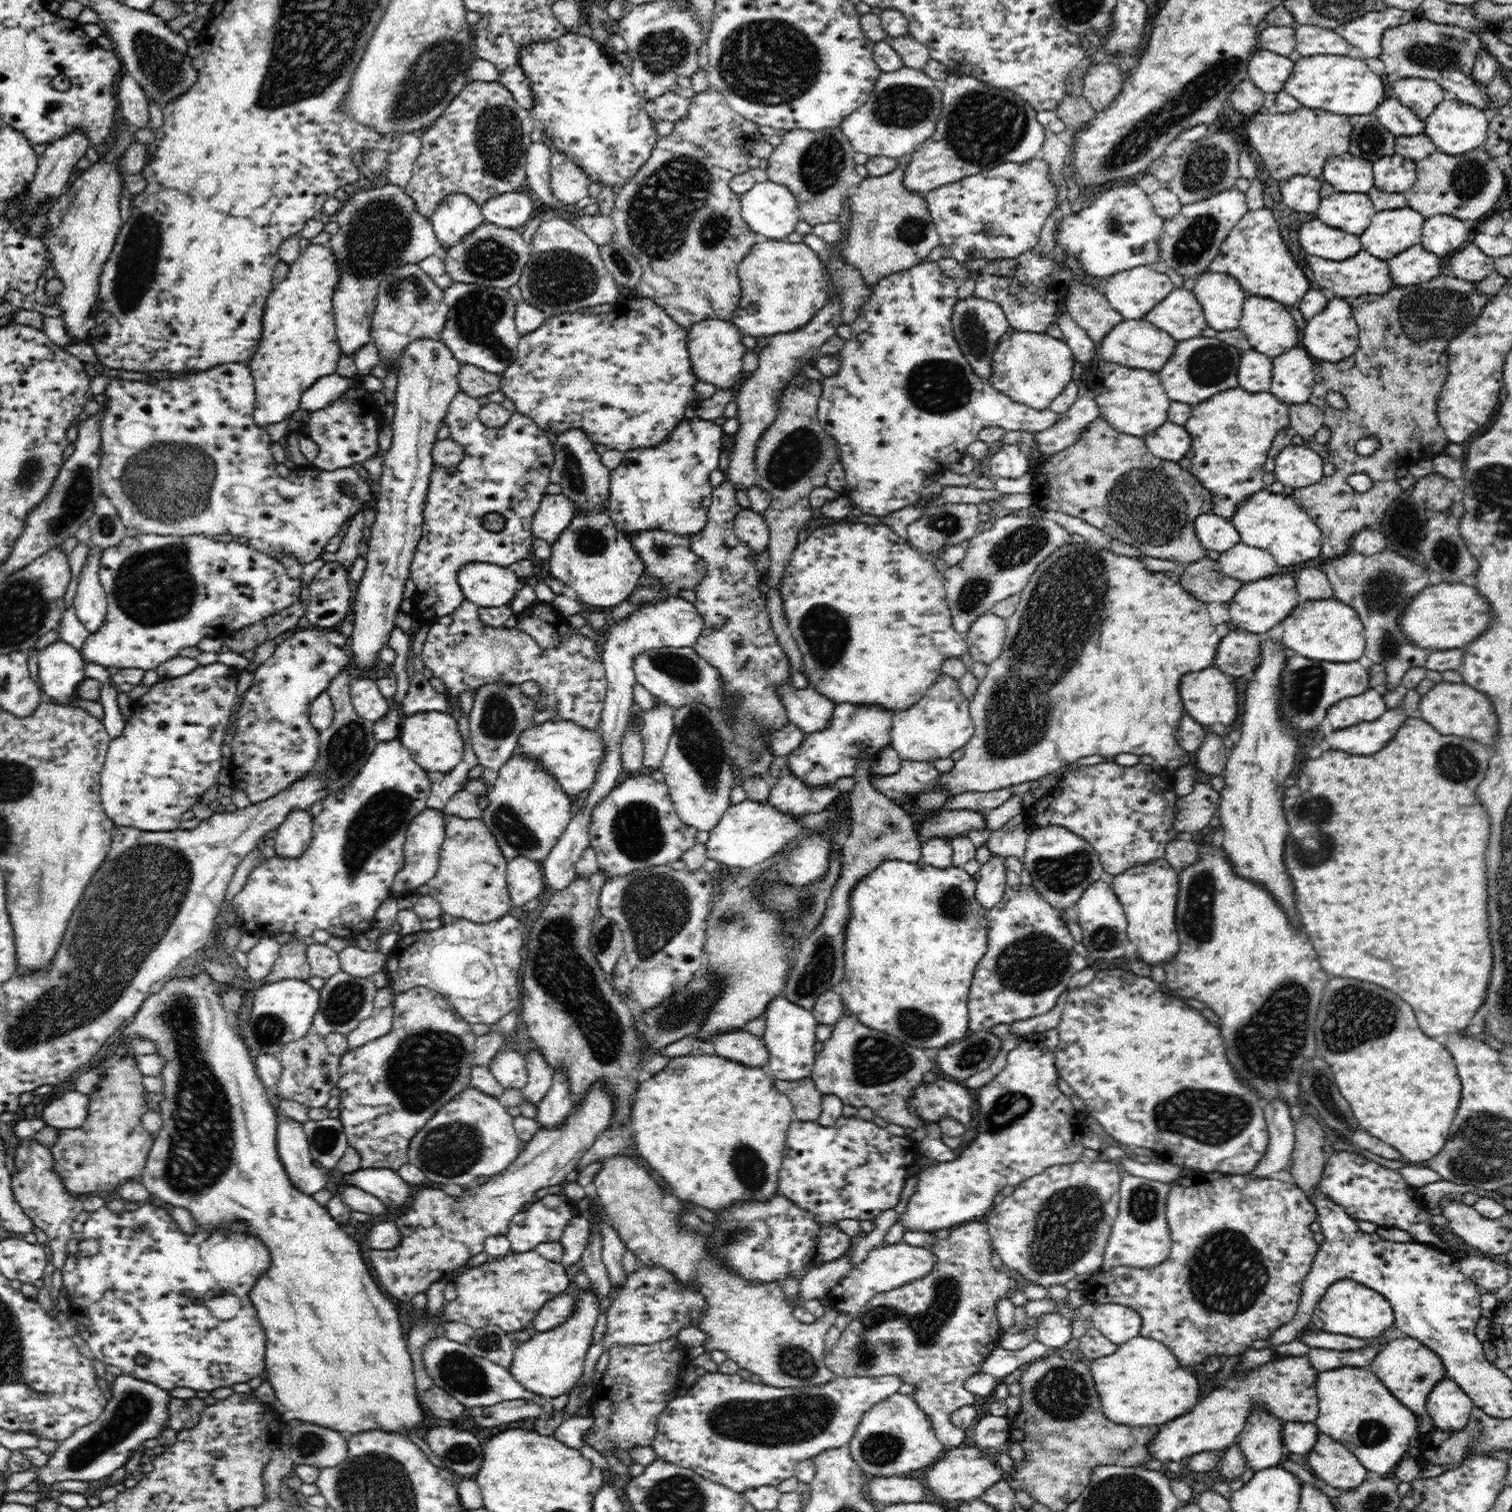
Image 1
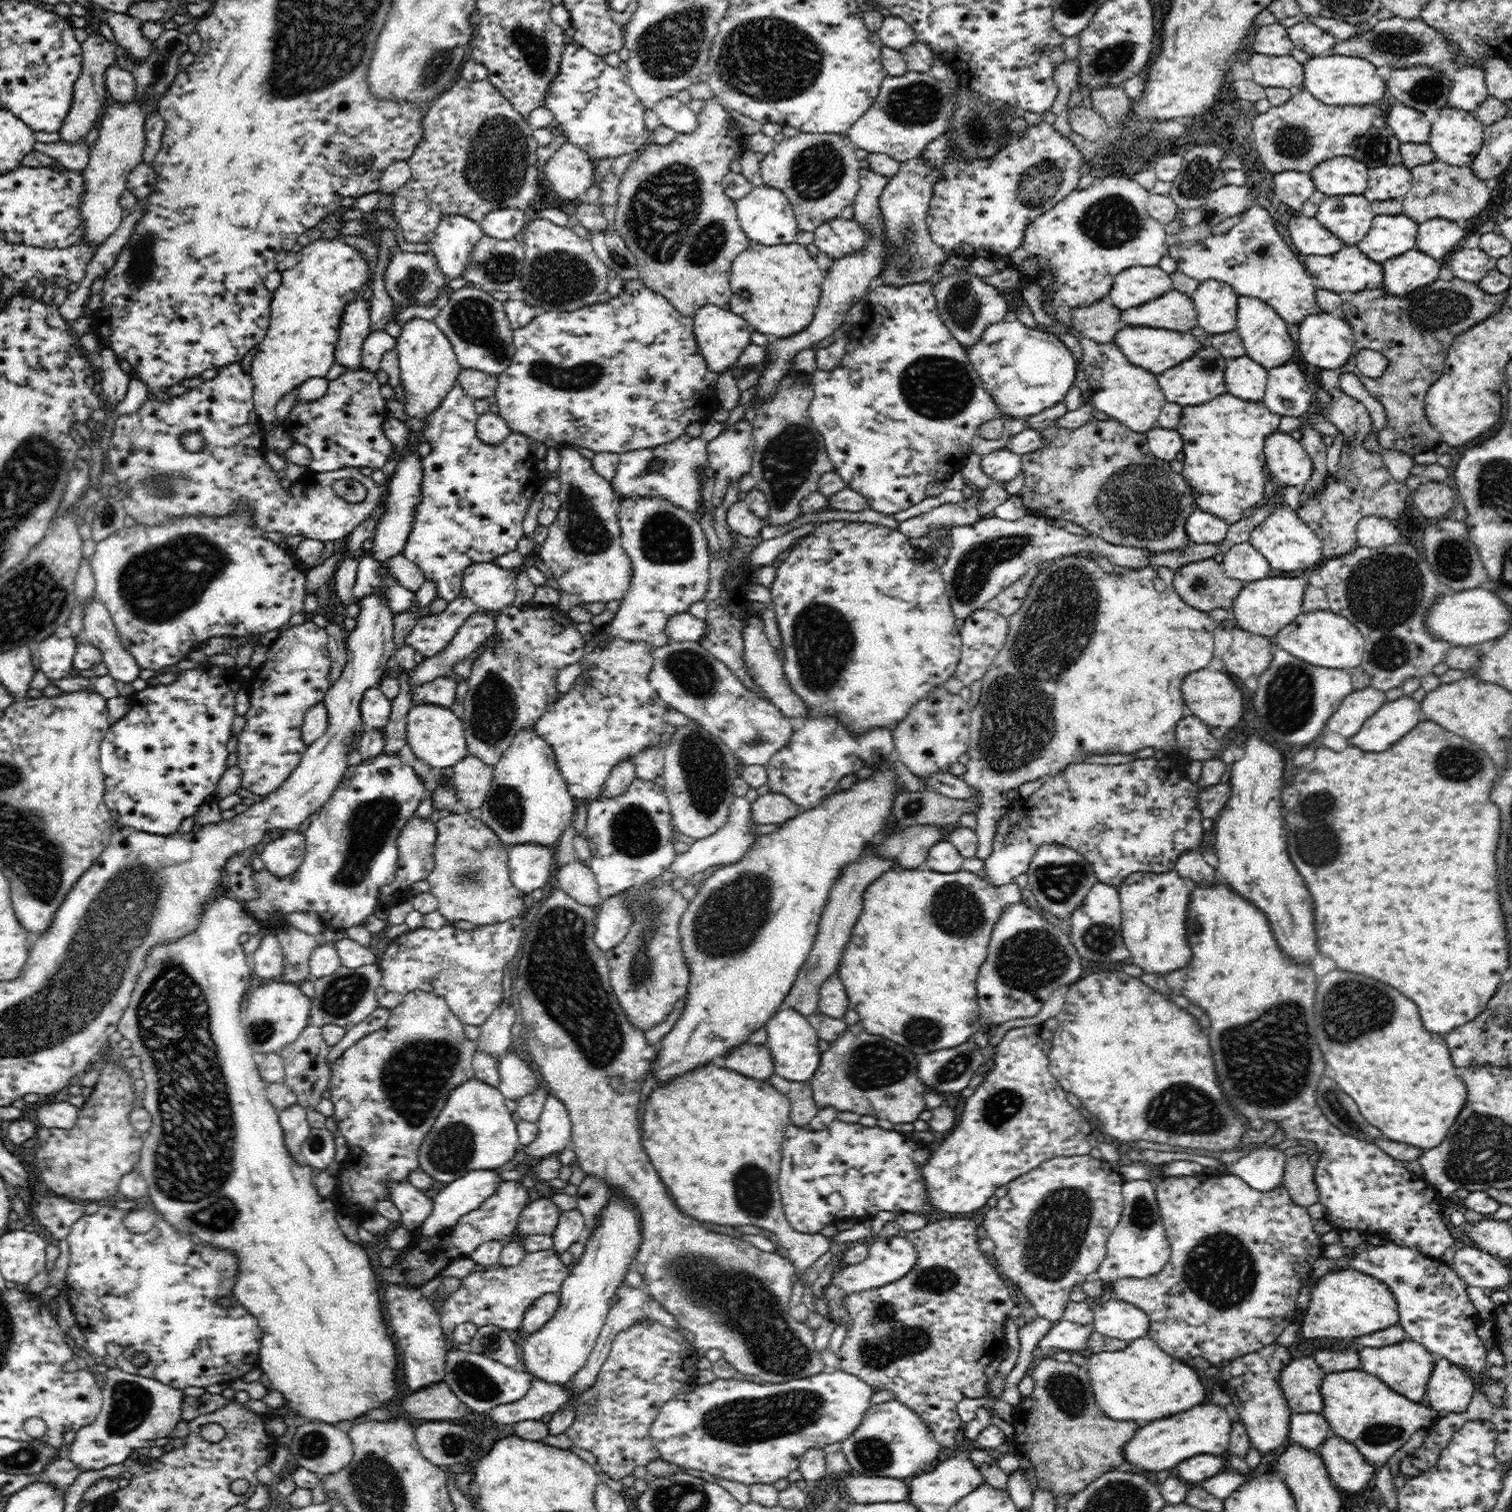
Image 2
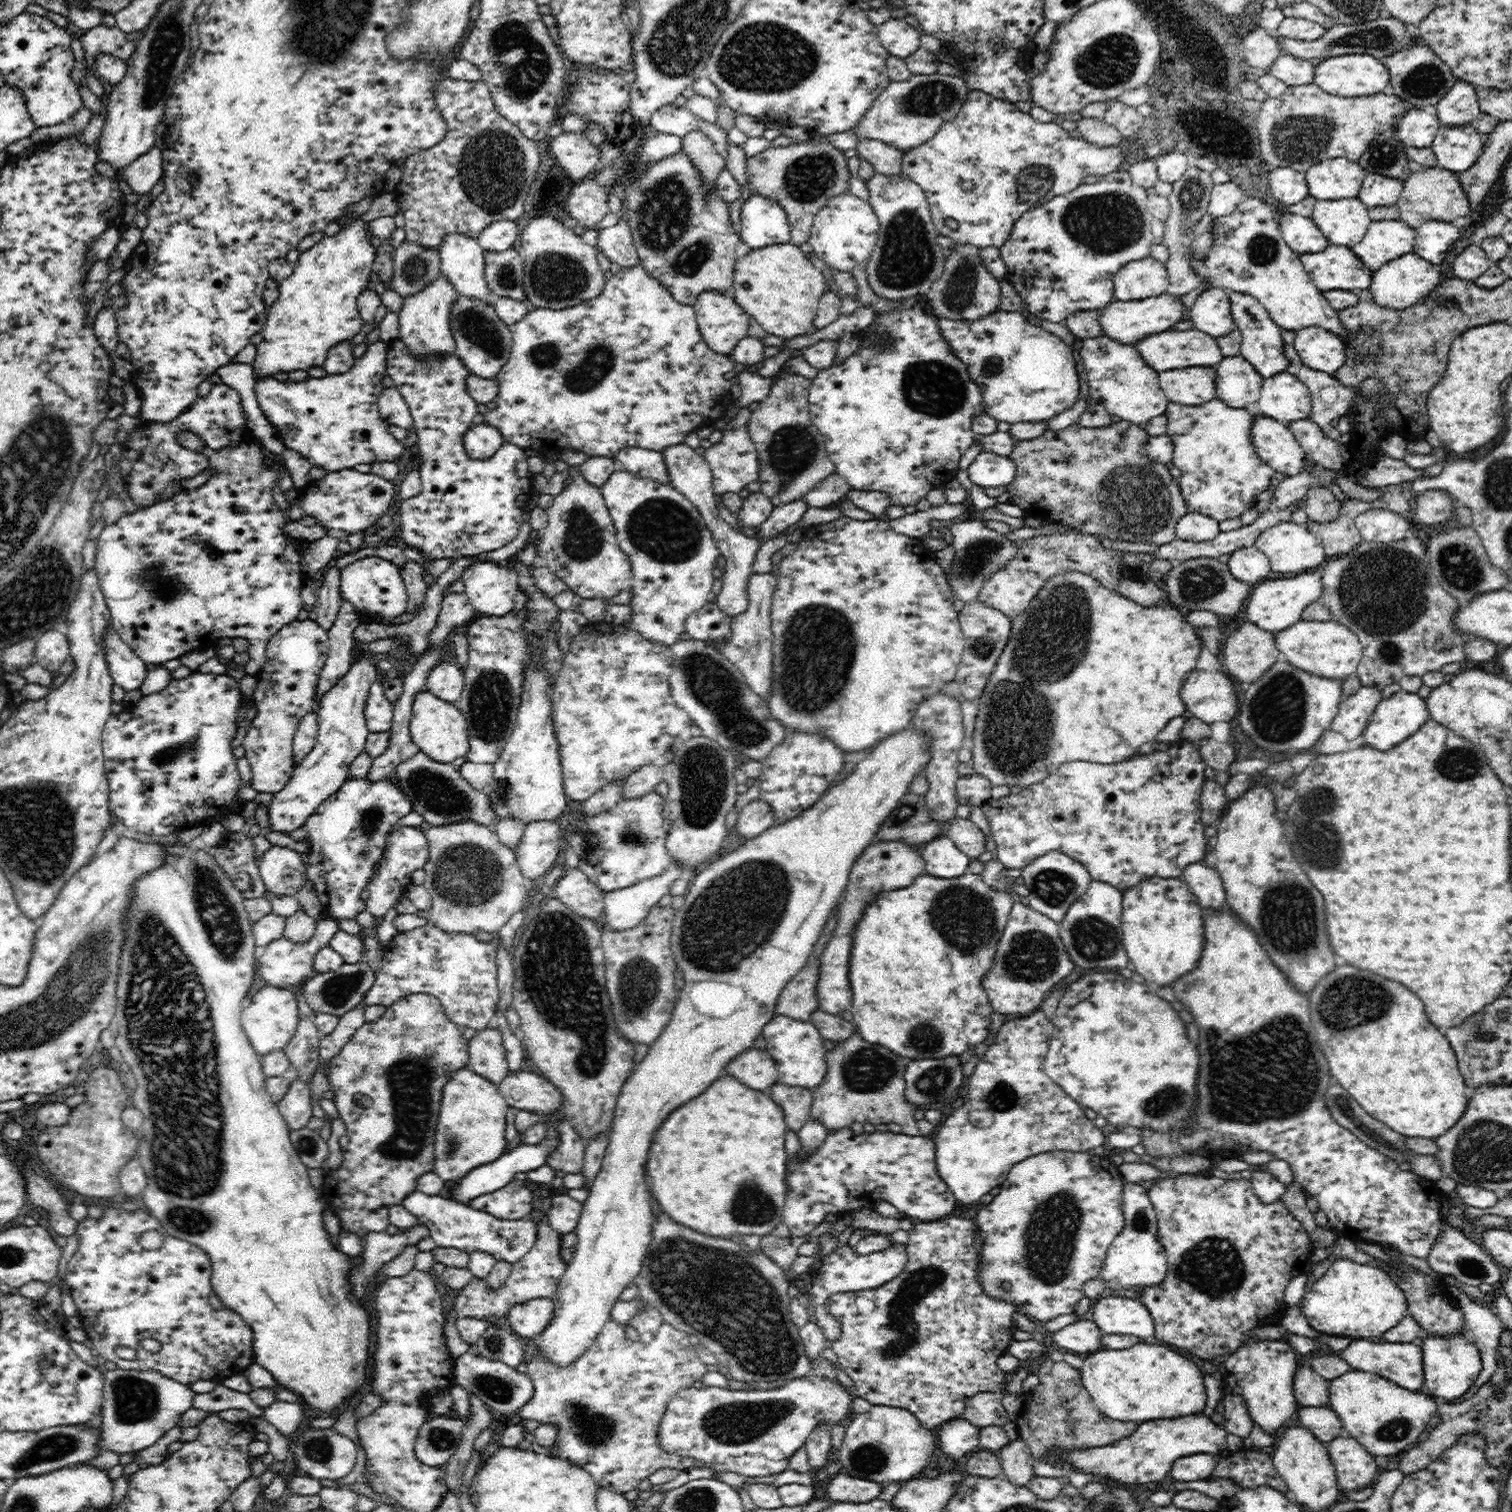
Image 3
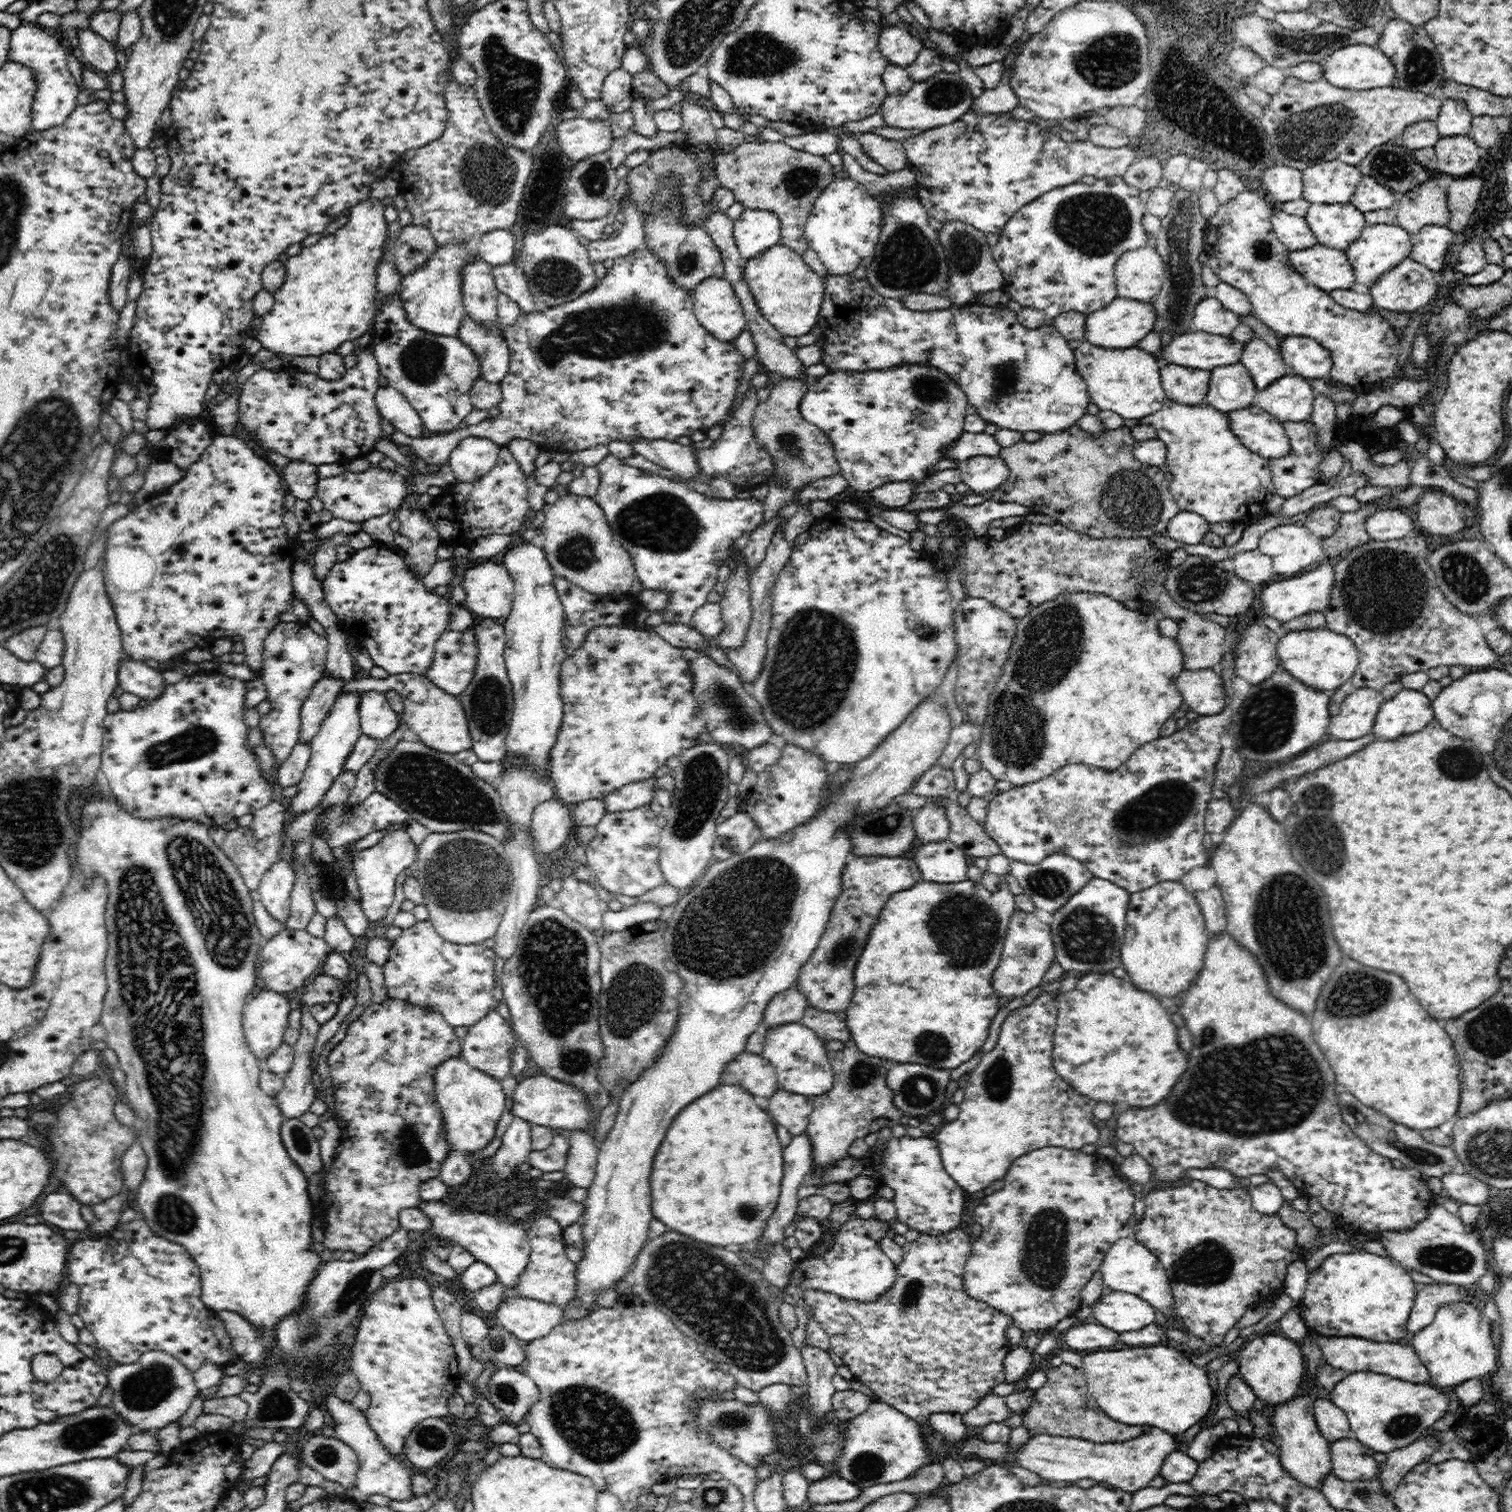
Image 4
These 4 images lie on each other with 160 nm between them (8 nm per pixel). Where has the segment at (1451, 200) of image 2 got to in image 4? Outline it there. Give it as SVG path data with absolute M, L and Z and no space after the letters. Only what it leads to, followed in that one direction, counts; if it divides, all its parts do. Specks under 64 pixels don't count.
M1433 177L1400 195L1395 207L1396 224L1411 235L1429 224L1447 226L1450 220L1446 189Z

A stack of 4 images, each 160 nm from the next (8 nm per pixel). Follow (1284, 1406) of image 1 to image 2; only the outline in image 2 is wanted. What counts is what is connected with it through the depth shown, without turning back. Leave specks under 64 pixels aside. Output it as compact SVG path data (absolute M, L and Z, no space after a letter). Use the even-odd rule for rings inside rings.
M1310 1357L1293 1359L1291 1364L1280 1371L1279 1385L1285 1396L1288 1408L1292 1413L1323 1412L1323 1396L1321 1391L1324 1372ZM1200 1404L1188 1412L1180 1412L1166 1420L1154 1420L1148 1426L1140 1428L1128 1444L1124 1444L1124 1457L1136 1468L1134 1472L1169 1471L1183 1460L1200 1454L1221 1455L1225 1457L1229 1447L1232 1420L1222 1406Z

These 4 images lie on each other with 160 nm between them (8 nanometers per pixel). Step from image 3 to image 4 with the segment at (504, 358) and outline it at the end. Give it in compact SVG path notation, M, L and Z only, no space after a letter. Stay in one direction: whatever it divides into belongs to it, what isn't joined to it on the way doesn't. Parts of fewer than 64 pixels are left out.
M468 316L463 318L457 336L477 356L481 370L480 378L491 383L499 383L506 376L510 366L510 353L503 336L489 328L485 330L482 324L475 324Z

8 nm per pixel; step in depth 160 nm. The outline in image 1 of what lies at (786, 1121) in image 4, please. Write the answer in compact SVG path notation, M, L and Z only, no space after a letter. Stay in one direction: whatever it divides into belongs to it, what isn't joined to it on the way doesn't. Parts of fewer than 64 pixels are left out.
M810 1077L797 1081L774 1081L776 1088L790 1099L798 1121L814 1122L820 1118L823 1096Z

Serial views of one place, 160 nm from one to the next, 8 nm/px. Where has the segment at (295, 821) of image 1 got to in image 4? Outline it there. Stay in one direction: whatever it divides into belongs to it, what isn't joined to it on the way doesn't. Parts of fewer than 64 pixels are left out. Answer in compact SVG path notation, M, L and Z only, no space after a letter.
M284 856L273 862L265 873L257 889L260 901L272 915L272 919L285 924L285 920L291 915L291 893L296 881L294 865Z

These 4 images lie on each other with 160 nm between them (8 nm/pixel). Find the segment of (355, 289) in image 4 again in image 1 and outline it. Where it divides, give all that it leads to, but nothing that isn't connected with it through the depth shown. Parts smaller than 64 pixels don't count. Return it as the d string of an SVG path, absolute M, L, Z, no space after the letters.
M311 244L291 265L284 281L267 297L262 340L248 361L256 392L253 414L260 428L288 419L300 409L302 394L319 378L334 374L342 355L338 344L332 296L340 284L340 266L327 245Z

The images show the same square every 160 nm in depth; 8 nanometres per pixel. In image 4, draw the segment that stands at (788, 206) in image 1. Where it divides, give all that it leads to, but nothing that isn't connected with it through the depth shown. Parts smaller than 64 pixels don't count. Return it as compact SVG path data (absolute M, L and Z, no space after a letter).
M746 209L733 221L733 237L740 256L748 261L780 243L780 218L772 211Z

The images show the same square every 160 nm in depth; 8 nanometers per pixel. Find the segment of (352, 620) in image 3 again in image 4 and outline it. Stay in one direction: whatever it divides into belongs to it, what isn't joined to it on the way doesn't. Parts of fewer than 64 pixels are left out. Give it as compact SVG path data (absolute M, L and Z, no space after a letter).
M322 675L320 680L312 687L300 710L299 742L306 742L311 745L323 718L328 716L335 698L338 698L338 690L346 682L347 680L342 678Z

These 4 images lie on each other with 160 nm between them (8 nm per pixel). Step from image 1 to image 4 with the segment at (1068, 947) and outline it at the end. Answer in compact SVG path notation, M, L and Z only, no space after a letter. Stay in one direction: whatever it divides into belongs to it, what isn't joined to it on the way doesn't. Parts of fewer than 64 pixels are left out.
M1016 910L1007 928L999 965L993 972L993 989L999 996L1009 998L1009 1001L1013 997L1028 994L1032 988L1043 983L1044 974L1055 961L1050 925L1039 921L1033 913Z

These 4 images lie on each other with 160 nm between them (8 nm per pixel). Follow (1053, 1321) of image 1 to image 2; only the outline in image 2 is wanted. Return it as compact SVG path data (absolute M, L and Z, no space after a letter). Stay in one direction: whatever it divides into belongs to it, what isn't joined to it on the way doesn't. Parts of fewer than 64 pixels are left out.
M1062 1318L1059 1321L1056 1321L1052 1328L1041 1338L1040 1347L1041 1350L1049 1349L1049 1348L1059 1348L1060 1350L1075 1352L1076 1350L1084 1350L1087 1348L1087 1342L1090 1338L1090 1334L1094 1331L1093 1323L1086 1324L1086 1326L1082 1324L1076 1324L1074 1322L1067 1321Z

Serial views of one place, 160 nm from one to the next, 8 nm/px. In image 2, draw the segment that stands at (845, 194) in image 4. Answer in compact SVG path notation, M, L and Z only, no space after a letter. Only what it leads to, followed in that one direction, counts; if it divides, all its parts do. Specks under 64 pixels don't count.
M840 215L820 224L813 233L813 243L820 252L832 260L838 260L851 252L862 250L869 241L861 224L853 218L842 219Z

